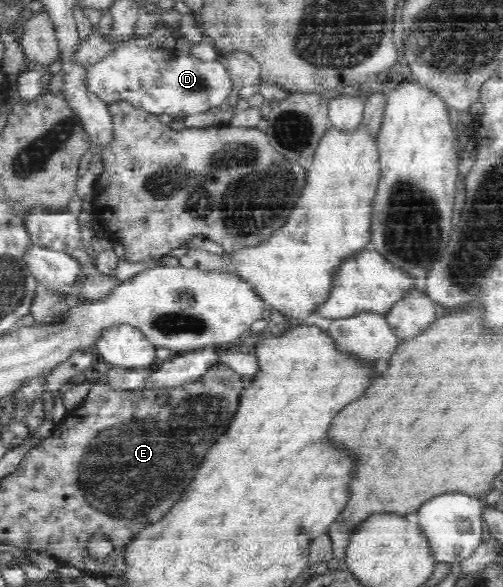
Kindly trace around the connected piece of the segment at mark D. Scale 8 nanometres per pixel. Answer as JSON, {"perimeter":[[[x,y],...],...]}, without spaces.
{"perimeter":[[[161,20],[149,37],[139,37],[116,45],[101,61],[88,67],[85,82],[89,91],[106,104],[125,101],[134,108],[161,115],[193,115],[218,108],[234,85],[222,59],[205,63],[191,56],[191,41]]]}

